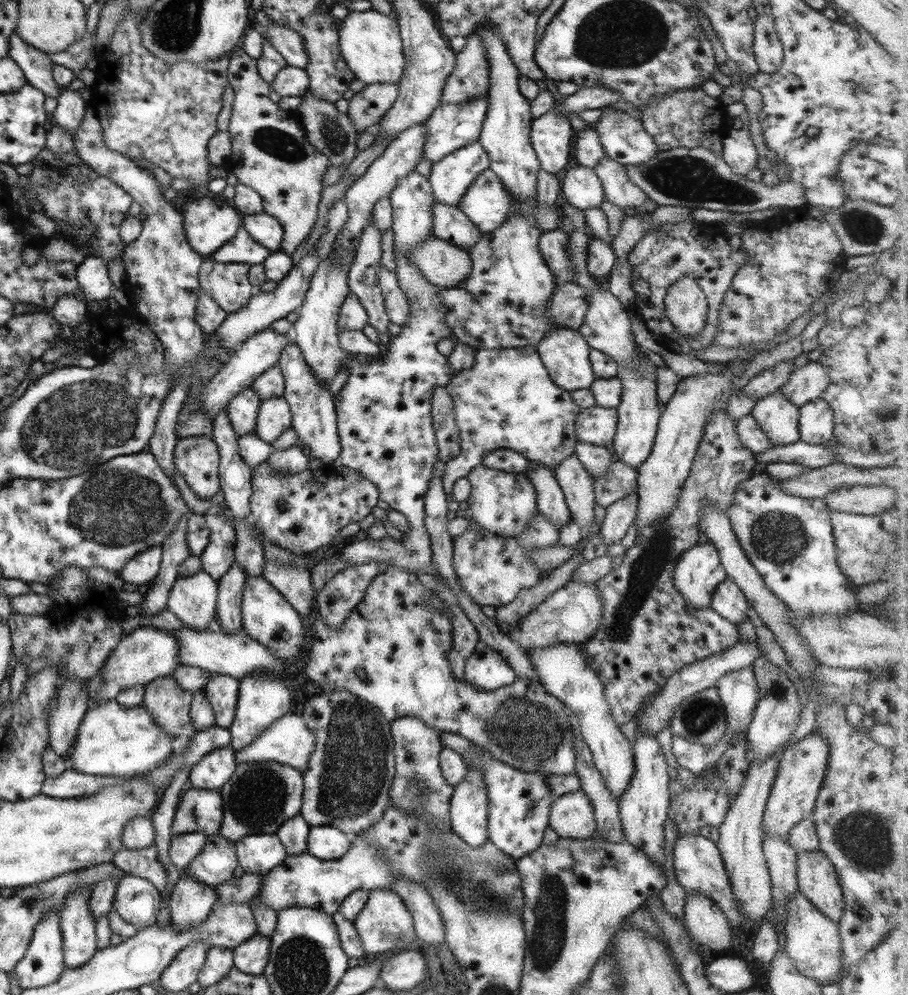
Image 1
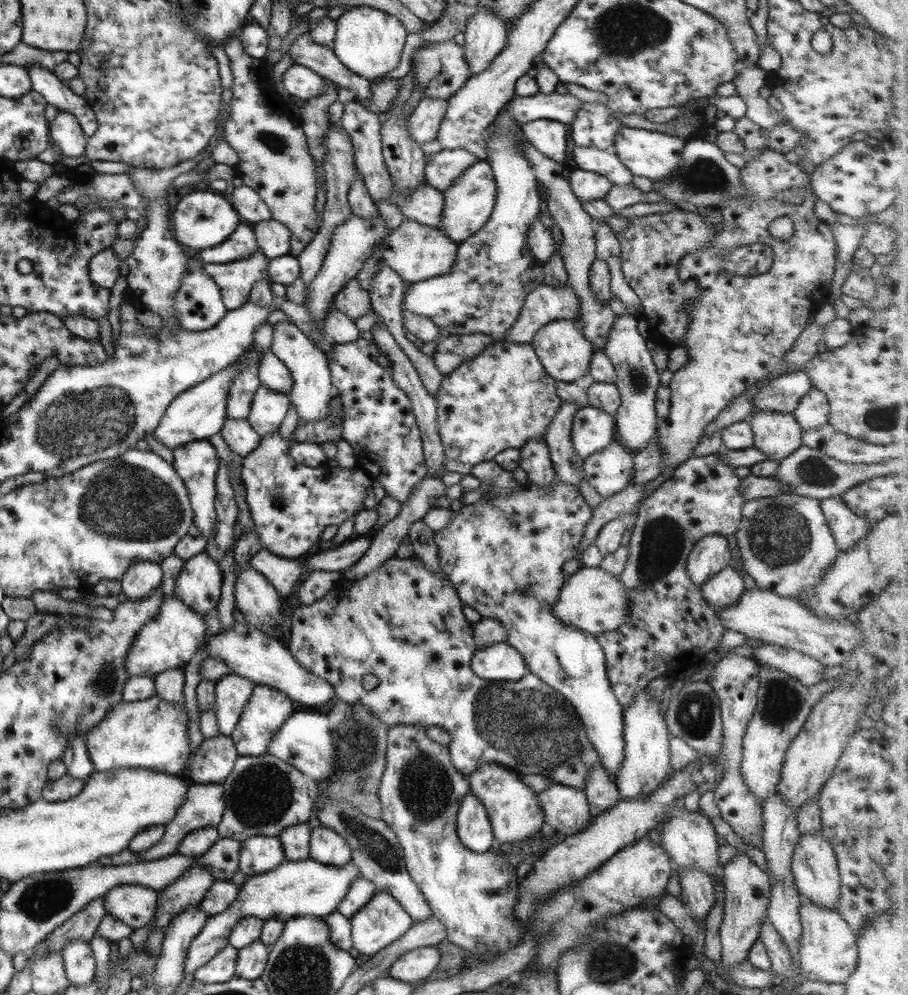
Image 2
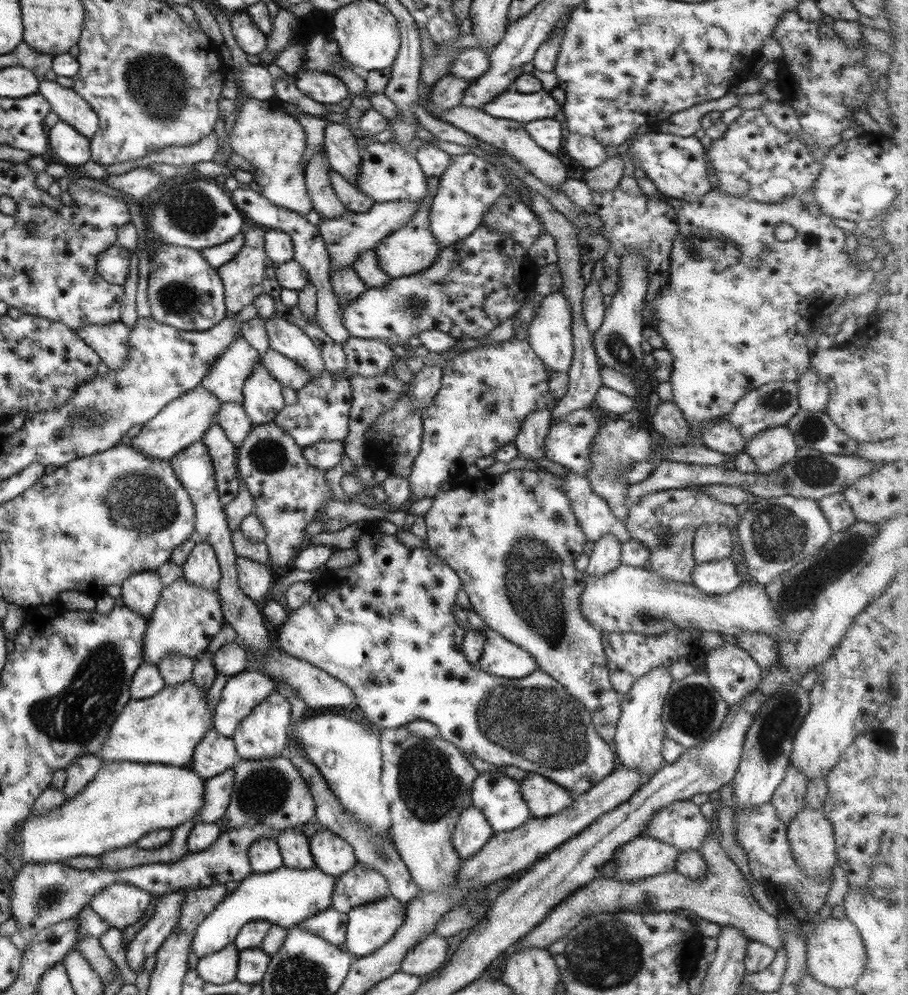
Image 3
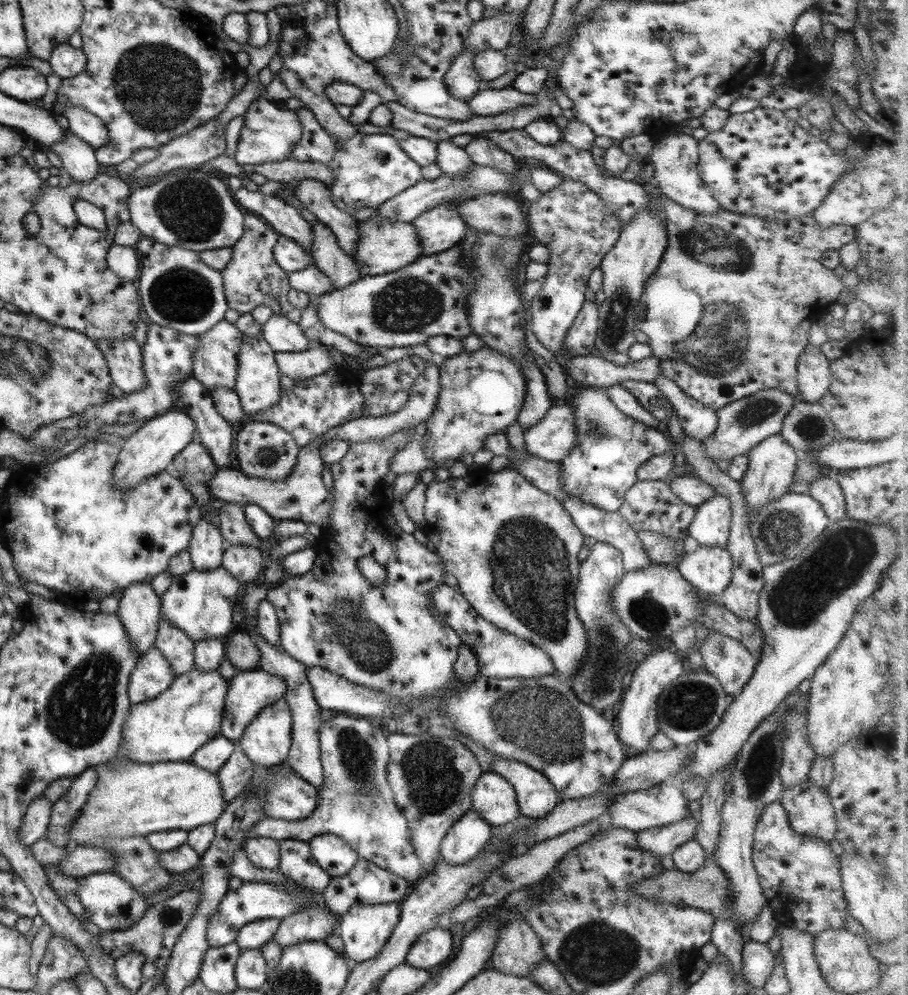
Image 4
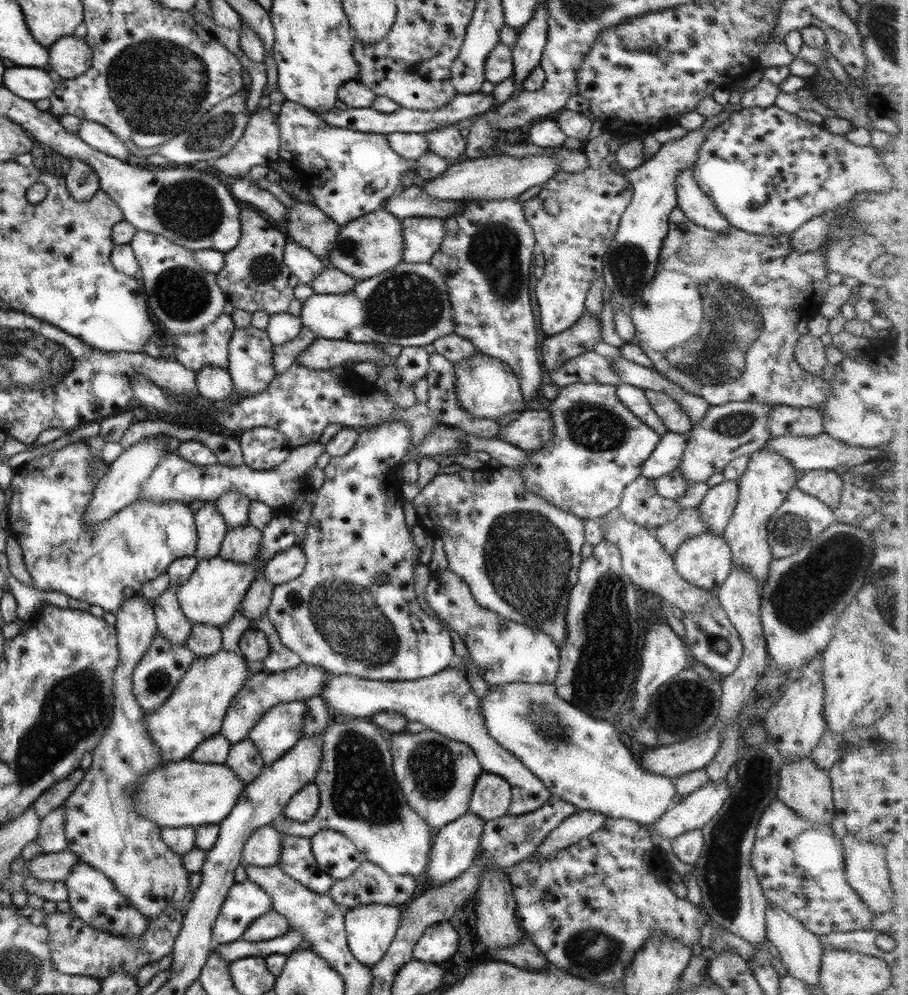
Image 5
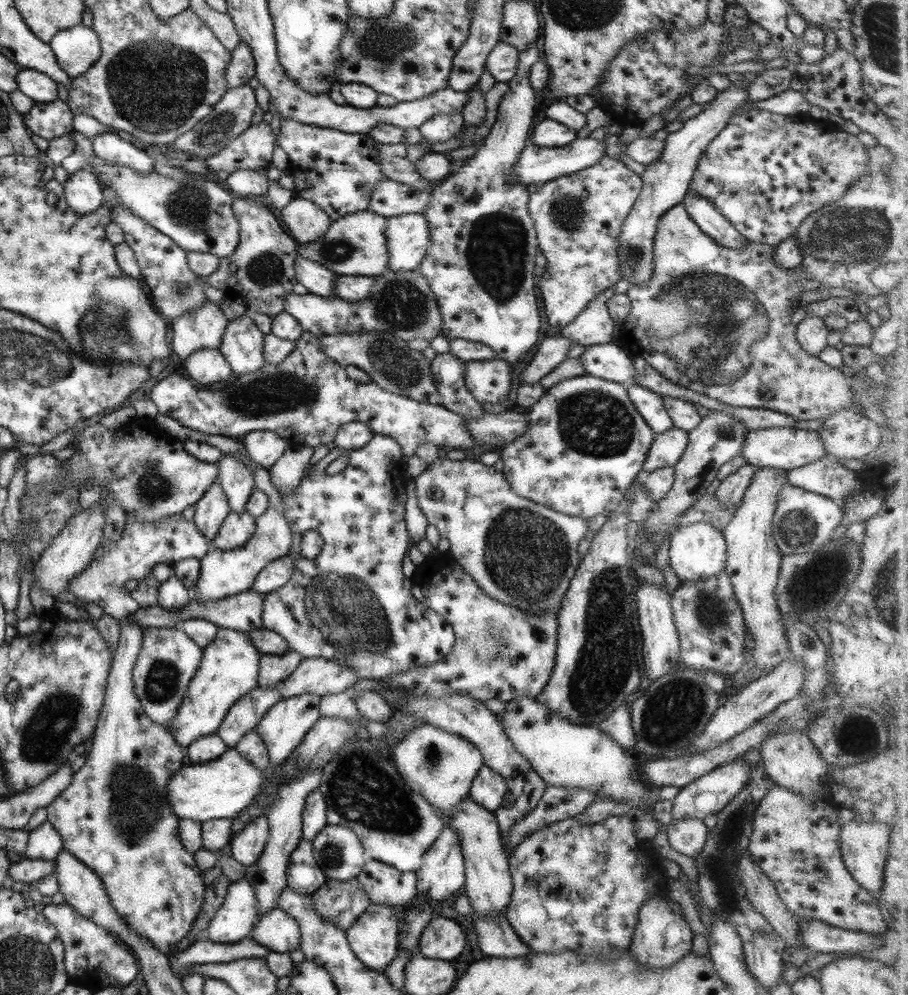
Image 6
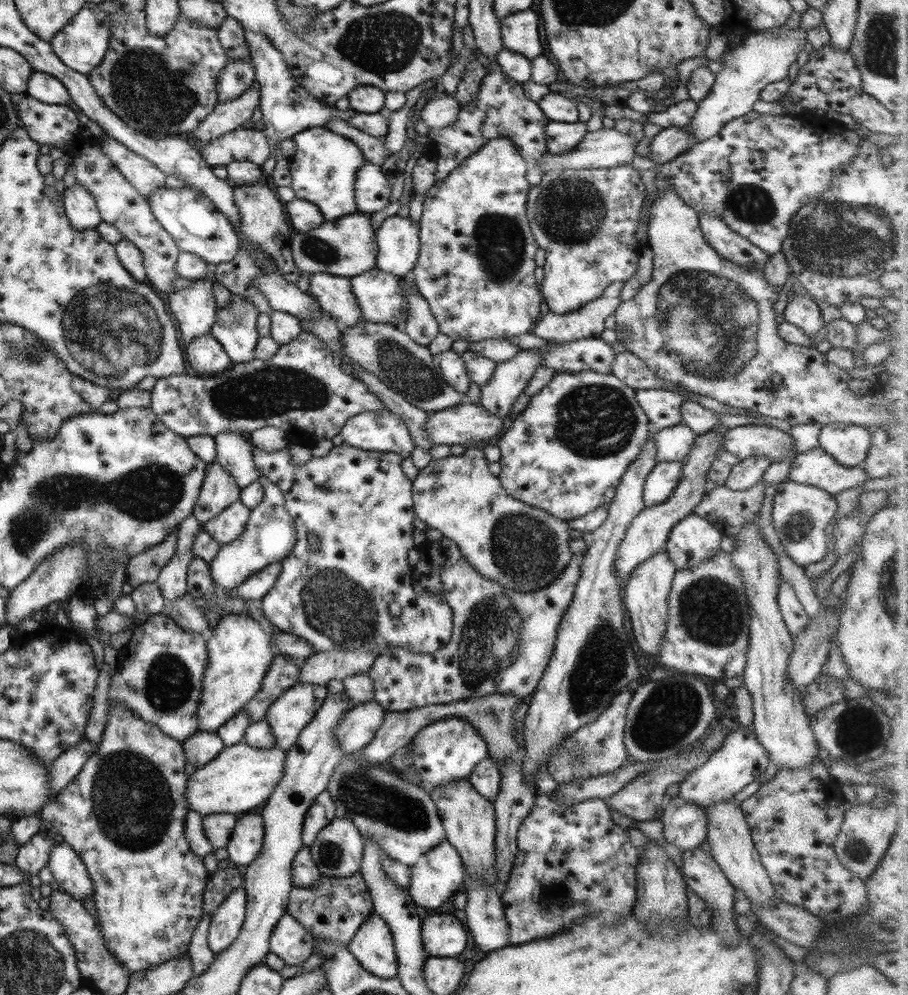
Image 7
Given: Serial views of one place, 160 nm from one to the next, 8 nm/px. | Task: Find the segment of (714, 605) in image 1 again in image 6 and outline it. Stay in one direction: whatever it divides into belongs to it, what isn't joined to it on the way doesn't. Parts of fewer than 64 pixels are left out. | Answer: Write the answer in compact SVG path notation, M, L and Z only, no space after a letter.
M697 522L673 529L669 537L669 567L681 581L697 582L707 580L725 569L726 542L723 535L710 524Z

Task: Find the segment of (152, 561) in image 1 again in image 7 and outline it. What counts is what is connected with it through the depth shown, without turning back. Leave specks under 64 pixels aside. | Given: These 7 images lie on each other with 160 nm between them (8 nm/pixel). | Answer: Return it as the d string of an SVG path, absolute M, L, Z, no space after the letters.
M109 705L107 707L106 722L102 731L101 740L94 748L92 755L89 756L88 760L85 760L85 764L81 768L81 771L77 774L77 777L73 778L71 783L69 783L65 789L61 790L61 792L57 793L55 797L49 798L49 802L47 804L43 804L43 806L41 806L41 811L38 812L39 819L48 825L57 840L67 844L67 846L70 846L75 851L75 854L77 854L77 856L81 859L81 862L85 865L89 878L93 883L92 899L93 903L95 904L95 911L98 914L100 933L102 934L103 940L105 941L107 950L130 972L130 974L148 969L149 967L157 966L162 962L177 958L178 956L181 956L183 953L185 953L189 943L191 942L192 932L195 930L195 927L198 925L198 922L201 919L200 917L202 916L203 892L205 891L209 873L205 870L201 857L195 856L195 854L190 851L187 841L184 838L184 819L189 810L187 808L187 803L185 803L185 797L183 797L183 794L185 794L185 782L187 782L188 770L189 768L183 755L181 741L175 740L170 736L165 736L165 733L162 733L154 724L141 720L138 716L135 716L133 712L131 712L126 706Z

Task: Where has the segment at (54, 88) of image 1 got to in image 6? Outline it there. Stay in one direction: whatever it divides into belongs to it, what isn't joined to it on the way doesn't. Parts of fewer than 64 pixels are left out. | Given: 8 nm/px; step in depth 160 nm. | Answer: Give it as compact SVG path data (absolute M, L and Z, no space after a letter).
M101 132L90 140L94 156L110 163L132 168L135 172L148 173L153 171L153 159L140 145L118 132Z

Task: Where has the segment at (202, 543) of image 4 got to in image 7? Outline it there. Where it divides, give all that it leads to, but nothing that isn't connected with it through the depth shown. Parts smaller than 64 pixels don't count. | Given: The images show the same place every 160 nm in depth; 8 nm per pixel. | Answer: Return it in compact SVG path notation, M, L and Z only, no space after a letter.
M216 462L208 465L205 478L193 505L191 515L203 528L204 524L223 512L230 504L240 500L240 489Z

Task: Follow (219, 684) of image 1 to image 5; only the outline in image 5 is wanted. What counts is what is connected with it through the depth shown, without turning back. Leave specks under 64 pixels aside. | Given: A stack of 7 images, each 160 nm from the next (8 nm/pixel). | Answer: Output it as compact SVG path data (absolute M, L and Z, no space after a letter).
M299 663L291 670L284 670L276 673L264 673L258 668L253 668L248 677L245 677L241 690L231 699L226 710L226 715L222 718L222 725L218 734L225 737L230 745L248 738L250 728L261 718L261 715L269 710L273 705L291 702L293 700L303 700L305 697L318 695L322 687L324 672L318 666L308 666Z

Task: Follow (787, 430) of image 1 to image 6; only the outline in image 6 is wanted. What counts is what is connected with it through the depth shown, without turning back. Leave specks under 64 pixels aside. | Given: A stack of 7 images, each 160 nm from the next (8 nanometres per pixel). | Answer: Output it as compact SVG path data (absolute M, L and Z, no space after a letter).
M754 467L753 476L745 488L741 504L732 512L729 522L720 530L726 542L726 560L724 571L728 574L734 597L740 606L747 632L751 634L753 645L750 653L755 659L757 668L773 668L787 659L788 640L785 637L780 615L775 604L773 589L778 577L781 554L777 550L771 534L771 521L775 512L777 495L786 483L786 471L778 468Z

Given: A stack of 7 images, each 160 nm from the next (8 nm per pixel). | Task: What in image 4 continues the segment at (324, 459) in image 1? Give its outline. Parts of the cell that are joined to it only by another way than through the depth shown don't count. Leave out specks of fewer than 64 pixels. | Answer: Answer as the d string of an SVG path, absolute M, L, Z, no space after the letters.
M272 315L261 325L260 331L263 341L269 345L273 353L303 352L317 346L305 338L297 324L280 315Z

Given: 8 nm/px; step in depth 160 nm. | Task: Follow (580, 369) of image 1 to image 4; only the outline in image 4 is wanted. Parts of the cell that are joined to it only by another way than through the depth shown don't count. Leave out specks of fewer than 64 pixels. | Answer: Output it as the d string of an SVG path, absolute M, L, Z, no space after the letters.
M566 177L559 186L540 193L539 198L529 205L526 222L528 230L533 232L531 240L544 244L550 252L545 282L530 300L531 322L527 327L531 328L541 347L563 360L566 353L563 341L585 302L589 273L600 266L605 254L613 248L621 226L599 196L582 182Z

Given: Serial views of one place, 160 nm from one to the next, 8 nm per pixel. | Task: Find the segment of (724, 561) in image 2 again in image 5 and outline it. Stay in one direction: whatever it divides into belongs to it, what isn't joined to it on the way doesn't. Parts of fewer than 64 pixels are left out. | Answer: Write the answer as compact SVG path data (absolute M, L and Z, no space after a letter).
M723 480L707 489L699 505L696 506L707 533L722 536L723 529L731 518L737 495L736 480Z

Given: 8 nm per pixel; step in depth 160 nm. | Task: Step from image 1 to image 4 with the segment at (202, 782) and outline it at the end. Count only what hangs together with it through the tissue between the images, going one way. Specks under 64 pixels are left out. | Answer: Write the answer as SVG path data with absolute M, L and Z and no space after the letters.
M219 734L202 744L191 756L190 762L209 773L216 774L224 762L227 762L235 747L236 742Z

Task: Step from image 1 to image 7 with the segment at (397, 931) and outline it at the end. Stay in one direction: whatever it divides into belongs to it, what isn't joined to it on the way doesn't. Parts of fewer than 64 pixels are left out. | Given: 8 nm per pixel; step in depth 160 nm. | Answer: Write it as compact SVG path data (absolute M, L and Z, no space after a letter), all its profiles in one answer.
M371 912L360 922L346 947L369 974L382 979L396 976L398 964L393 938L377 913Z

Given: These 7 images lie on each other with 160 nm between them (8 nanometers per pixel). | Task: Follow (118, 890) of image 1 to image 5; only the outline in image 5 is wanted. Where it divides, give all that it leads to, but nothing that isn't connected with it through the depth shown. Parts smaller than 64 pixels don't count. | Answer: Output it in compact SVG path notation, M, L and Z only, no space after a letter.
M81 861L73 867L69 876L64 880L67 890L67 902L76 917L97 931L106 932L114 937L132 939L138 937L146 927L144 916L121 896L114 884L97 869L91 868Z

